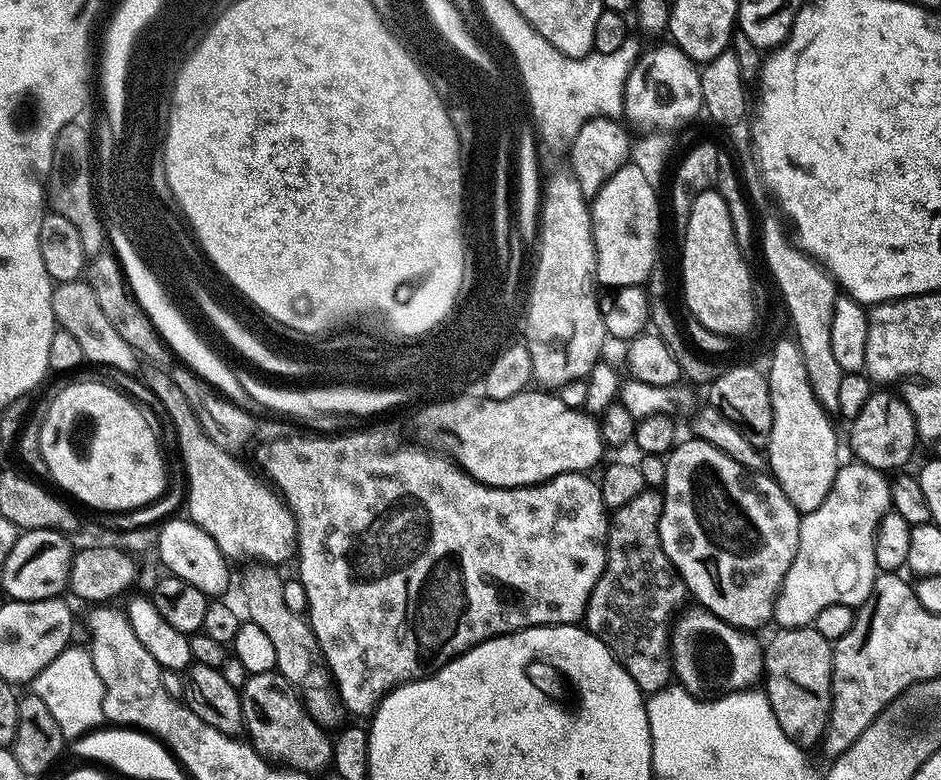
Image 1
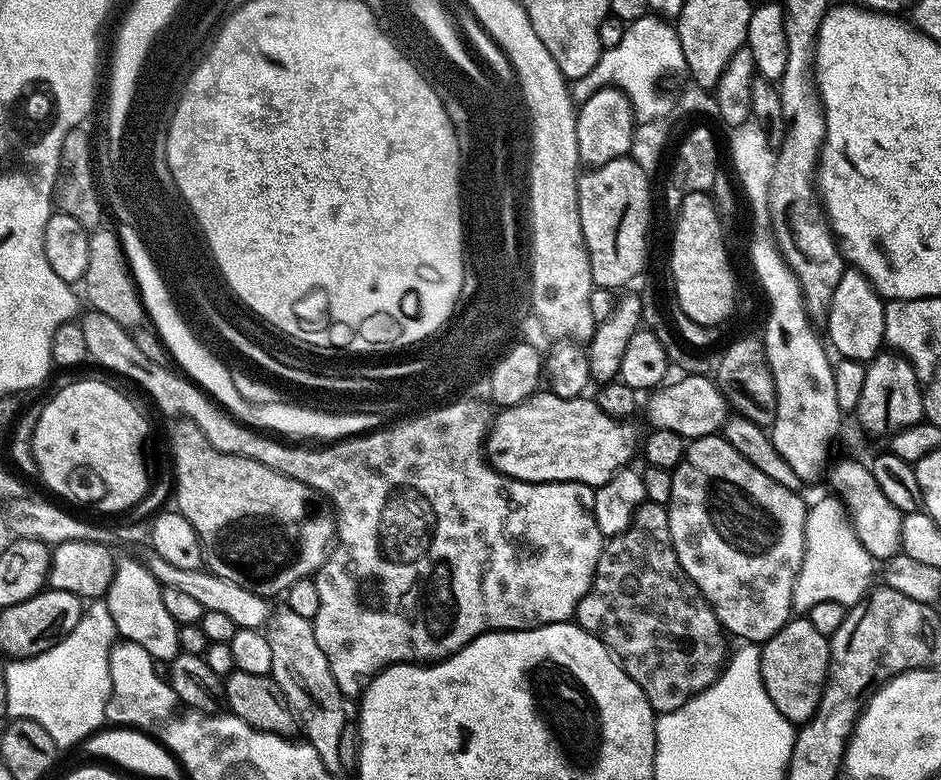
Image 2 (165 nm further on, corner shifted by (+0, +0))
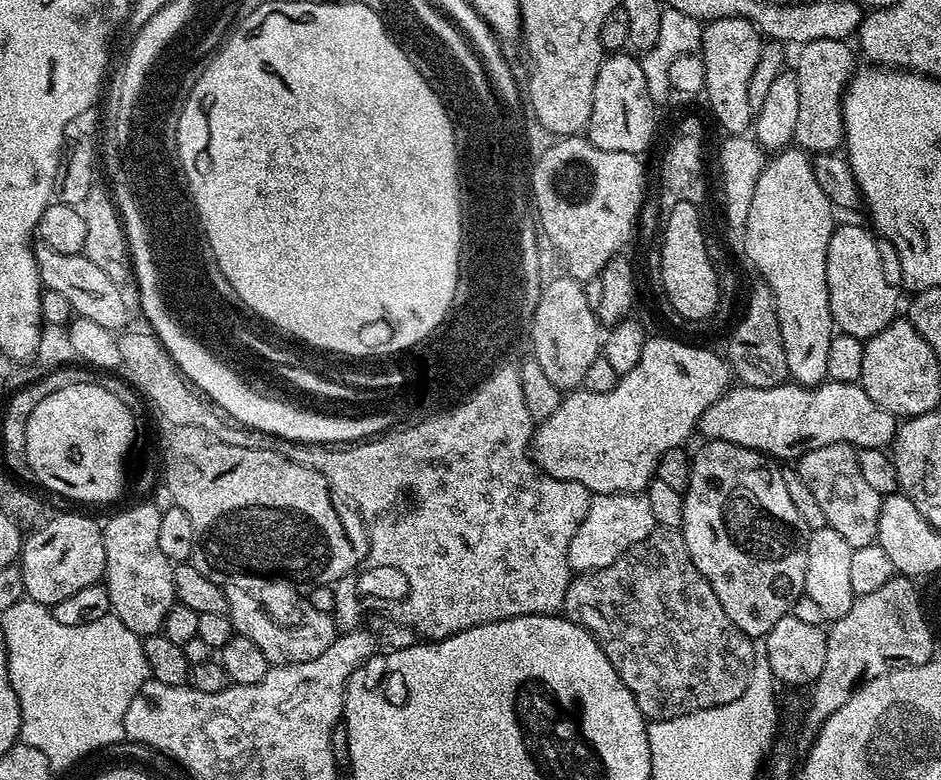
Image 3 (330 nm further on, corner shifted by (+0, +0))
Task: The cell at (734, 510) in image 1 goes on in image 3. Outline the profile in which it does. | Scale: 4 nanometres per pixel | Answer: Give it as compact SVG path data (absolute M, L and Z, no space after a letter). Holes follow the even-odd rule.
M709 440L701 443L701 445L701 448L696 452L696 456L694 452L691 457L690 482L686 491L683 492L682 522L678 531L684 536L686 550L690 550L690 558L694 562L694 566L704 575L706 582L710 582L714 594L718 594L718 602L722 602L722 610L726 610L726 614L730 614L730 622L734 622L734 626L738 626L738 630L742 630L748 636L763 638L774 626L774 622L778 622L778 618L789 615L796 599L804 595L806 550L808 549L810 529L807 522L802 518L802 514L798 514L798 509L794 507L794 502L790 499L790 490L786 490L785 469L773 457L765 456L763 452L753 448L722 442L721 440Z

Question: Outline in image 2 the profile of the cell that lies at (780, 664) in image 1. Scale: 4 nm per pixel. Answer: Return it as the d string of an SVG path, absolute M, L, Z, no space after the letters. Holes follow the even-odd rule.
M793 618L763 641L760 649L760 673L770 702L794 726L805 724L816 712L824 679L828 677L829 637L818 634L807 618Z

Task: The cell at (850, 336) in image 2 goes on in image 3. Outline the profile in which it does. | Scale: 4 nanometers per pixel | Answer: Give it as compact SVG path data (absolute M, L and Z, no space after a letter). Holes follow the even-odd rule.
M856 224L833 227L826 254L826 282L832 323L839 331L862 341L881 332L898 316L896 292L884 273L884 260L876 245L877 237L865 228L859 228Z

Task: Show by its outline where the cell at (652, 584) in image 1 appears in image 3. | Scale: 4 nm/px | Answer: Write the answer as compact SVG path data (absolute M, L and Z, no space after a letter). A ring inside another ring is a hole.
M657 526L650 535L642 538L642 542L630 546L630 550L626 550L626 554L622 554L622 558L610 562L610 566L606 566L602 570L573 575L572 581L568 583L562 612L567 619L574 621L581 628L586 628L588 633L596 639L598 646L606 654L606 658L610 658L610 666L614 666L618 678L622 678L625 686L632 691L632 697L638 710L649 721L669 720L698 710L717 708L726 702L734 702L738 698L742 698L746 686L750 686L750 678L754 670L753 637L738 630L738 626L734 626L734 622L730 622L730 614L726 614L726 610L722 610L722 602L718 602L718 594L714 594L710 582L706 582L704 575L694 566L694 562L690 558L690 550L686 550L684 536L677 529Z

